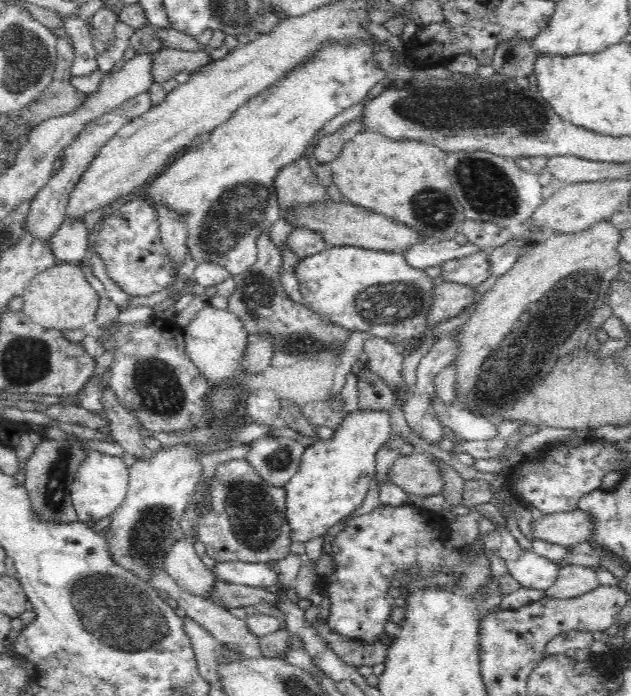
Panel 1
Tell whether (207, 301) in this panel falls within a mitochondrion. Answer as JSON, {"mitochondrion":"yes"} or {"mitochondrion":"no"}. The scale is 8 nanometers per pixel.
{"mitochondrion":"no"}

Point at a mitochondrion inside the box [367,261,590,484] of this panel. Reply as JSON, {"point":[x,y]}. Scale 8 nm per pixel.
{"point":[501,370]}

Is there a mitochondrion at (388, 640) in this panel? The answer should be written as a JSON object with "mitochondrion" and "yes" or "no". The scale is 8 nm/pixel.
{"mitochondrion":"no"}

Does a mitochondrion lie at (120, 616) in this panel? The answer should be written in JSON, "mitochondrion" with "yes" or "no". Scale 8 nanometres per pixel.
{"mitochondrion":"yes"}

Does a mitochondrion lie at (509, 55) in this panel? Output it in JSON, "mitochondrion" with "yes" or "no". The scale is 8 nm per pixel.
{"mitochondrion":"yes"}

